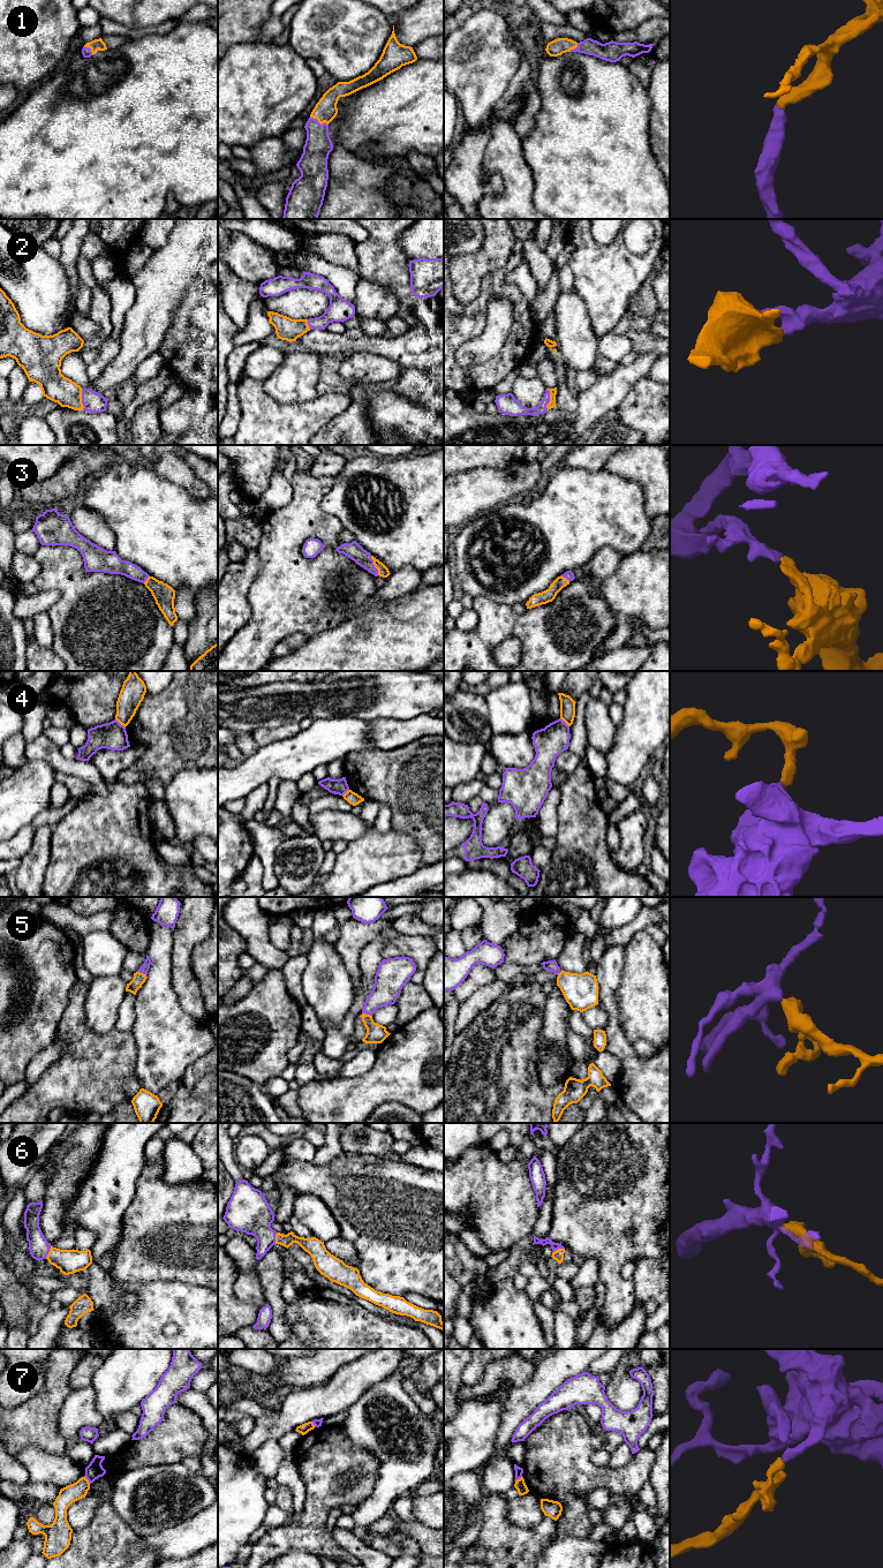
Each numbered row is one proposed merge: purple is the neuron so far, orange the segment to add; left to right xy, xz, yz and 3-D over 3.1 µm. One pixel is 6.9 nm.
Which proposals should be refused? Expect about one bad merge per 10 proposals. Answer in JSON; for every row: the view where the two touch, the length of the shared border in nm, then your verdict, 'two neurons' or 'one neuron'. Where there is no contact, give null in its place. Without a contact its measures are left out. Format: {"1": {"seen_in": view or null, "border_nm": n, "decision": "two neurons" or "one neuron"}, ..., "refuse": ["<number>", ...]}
{"1": {"seen_in": "xz", "border_nm": 140, "decision": "one neuron"}, "2": {"seen_in": "yz", "border_nm": 150, "decision": "one neuron"}, "3": {"seen_in": "xz", "border_nm": 150, "decision": "one neuron"}, "4": {"seen_in": "xy", "border_nm": 100, "decision": "two neurons"}, "5": {"seen_in": "xz", "border_nm": 80, "decision": "one neuron"}, "6": {"seen_in": "xy", "border_nm": 100, "decision": "one neuron"}, "7": {"seen_in": "xy", "border_nm": 70, "decision": "two neurons"}, "refuse": ["4", "7"]}

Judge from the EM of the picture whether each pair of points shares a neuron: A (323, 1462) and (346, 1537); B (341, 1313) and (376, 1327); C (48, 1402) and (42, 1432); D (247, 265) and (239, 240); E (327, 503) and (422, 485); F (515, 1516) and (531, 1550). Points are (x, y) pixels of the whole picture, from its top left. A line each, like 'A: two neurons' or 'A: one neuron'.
A: two neurons
B: one neuron
C: one neuron
D: one neuron
E: one neuron
F: two neurons

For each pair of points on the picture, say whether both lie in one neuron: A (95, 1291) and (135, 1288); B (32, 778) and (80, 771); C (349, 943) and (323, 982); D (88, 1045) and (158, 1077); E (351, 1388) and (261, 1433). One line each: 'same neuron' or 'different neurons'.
A: different neurons
B: different neurons
C: different neurons
D: different neurons
E: same neuron

